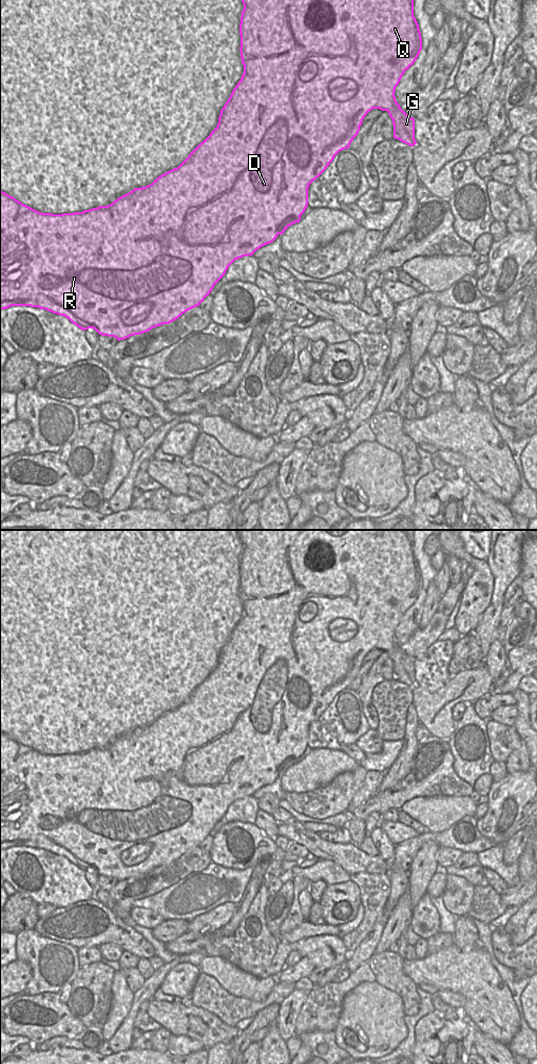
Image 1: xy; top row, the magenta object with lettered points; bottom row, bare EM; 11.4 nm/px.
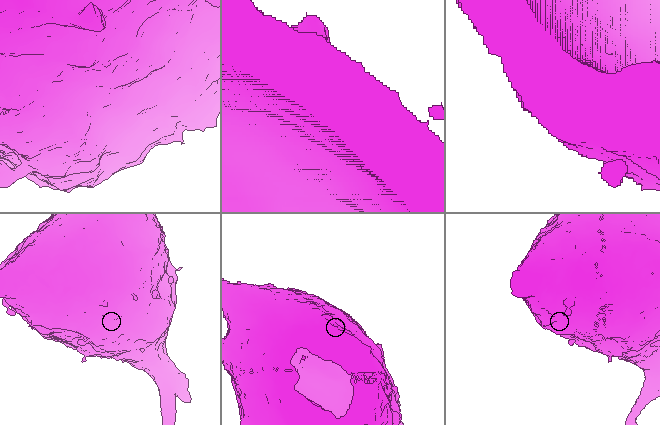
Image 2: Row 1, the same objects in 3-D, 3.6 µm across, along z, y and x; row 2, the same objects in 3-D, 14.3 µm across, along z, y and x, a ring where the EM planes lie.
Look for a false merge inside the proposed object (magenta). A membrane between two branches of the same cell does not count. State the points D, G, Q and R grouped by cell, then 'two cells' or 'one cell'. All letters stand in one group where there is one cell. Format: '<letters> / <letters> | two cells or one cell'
D G Q R | one cell

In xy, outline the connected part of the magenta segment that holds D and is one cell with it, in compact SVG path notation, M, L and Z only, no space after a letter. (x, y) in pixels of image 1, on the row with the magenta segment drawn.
M242 0L244 10L242 12L239 23L241 35L241 58L244 65L244 73L241 80L233 89L229 99L220 110L218 117L218 124L216 128L210 133L210 135L200 142L189 156L177 167L160 176L158 176L152 184L135 188L131 192L118 197L112 204L108 206L99 206L97 208L84 210L82 212L74 213L42 213L39 212L15 197L6 194L0 190L0 310L6 309L11 306L31 306L45 309L53 314L63 316L68 318L73 324L82 330L89 328L95 329L101 336L114 337L118 341L124 340L131 336L141 335L151 330L154 327L162 324L169 324L178 319L186 311L199 306L205 298L210 294L214 285L225 276L228 267L237 259L247 255L253 255L253 253L261 247L272 243L279 234L283 234L285 230L301 221L301 215L305 212L308 206L308 188L309 185L315 180L333 160L334 156L342 150L348 149L353 138L358 135L360 127L364 117L372 109L380 109L387 111L394 125L394 138L414 147L417 141L415 139L415 118L407 115L396 100L395 91L399 84L403 74L410 65L414 64L422 50L422 38L419 30L419 24L414 16L414 0Z

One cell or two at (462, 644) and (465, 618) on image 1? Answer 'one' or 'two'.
two

